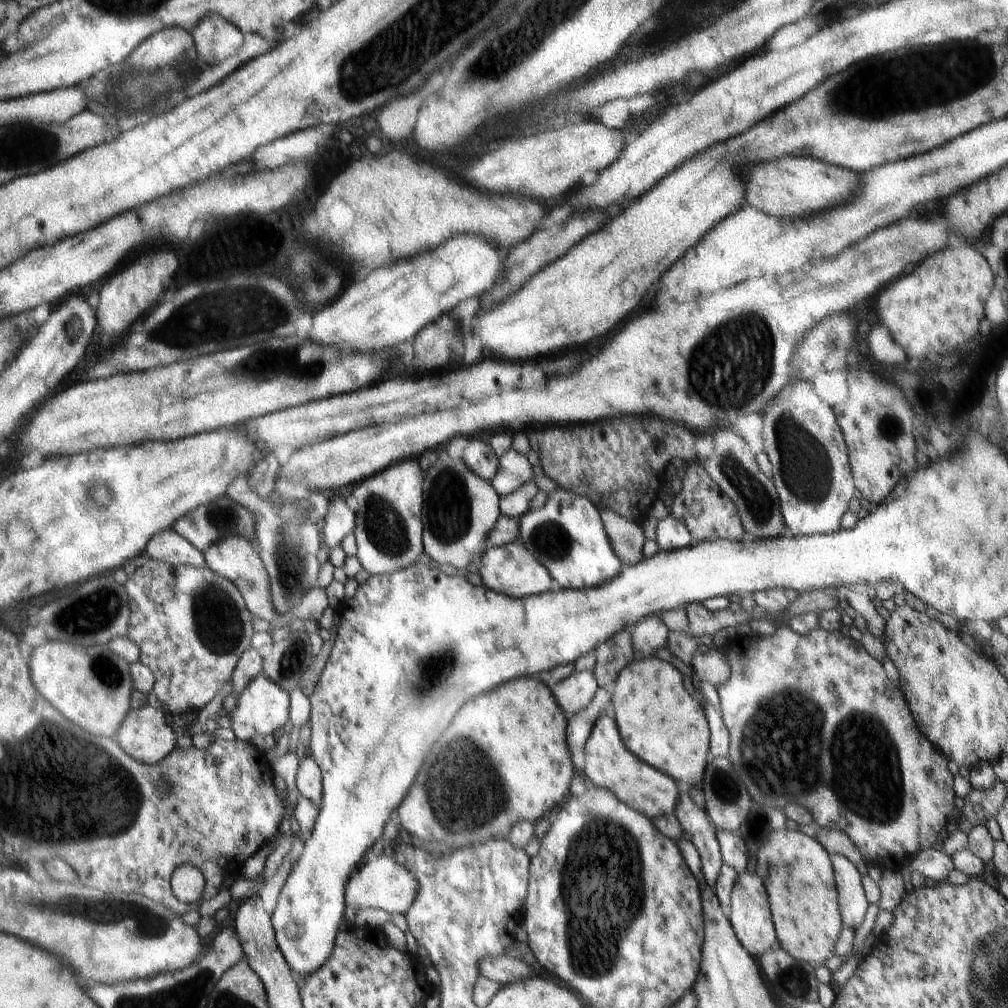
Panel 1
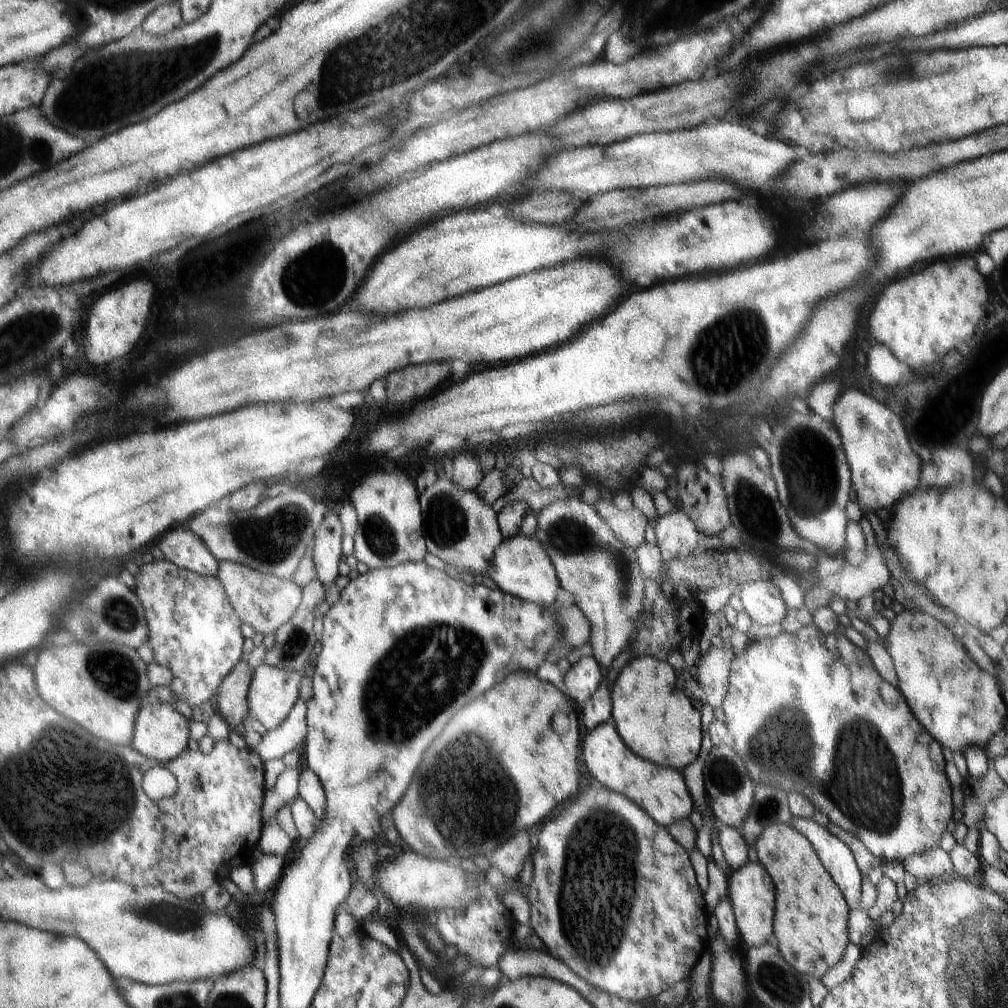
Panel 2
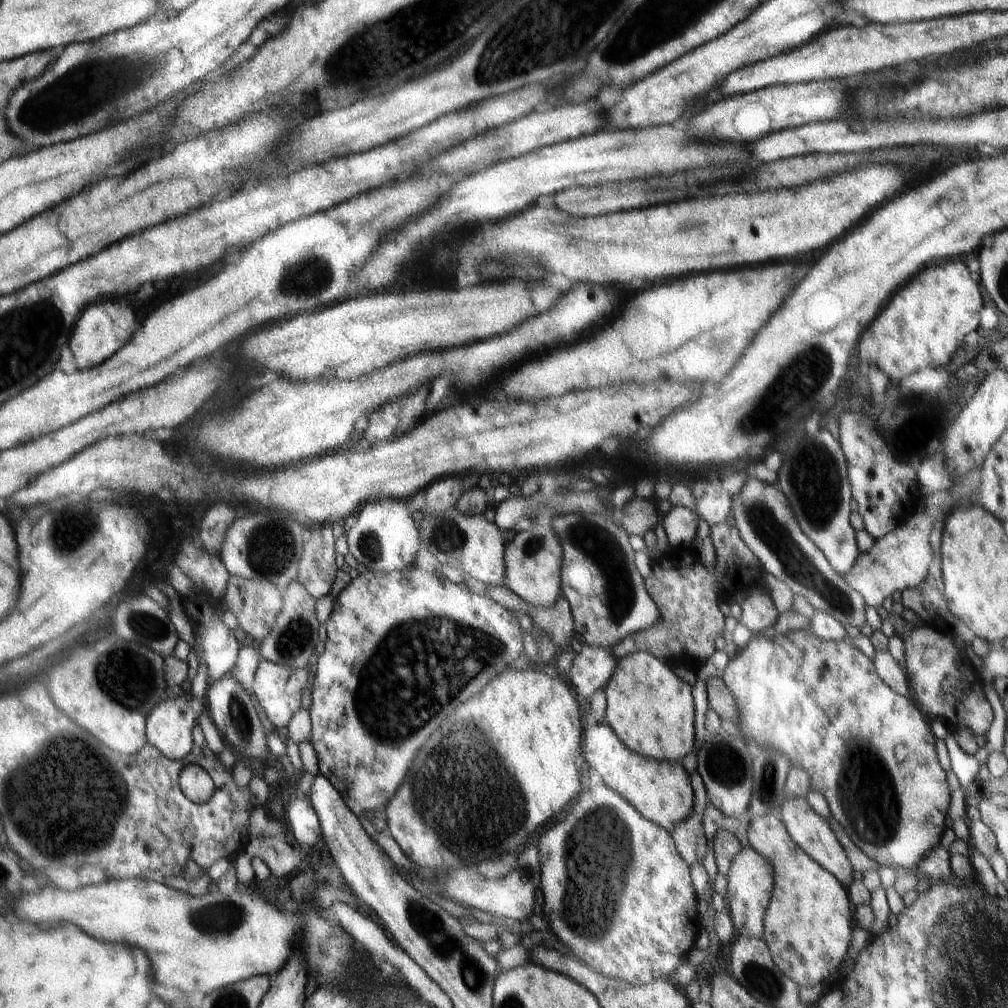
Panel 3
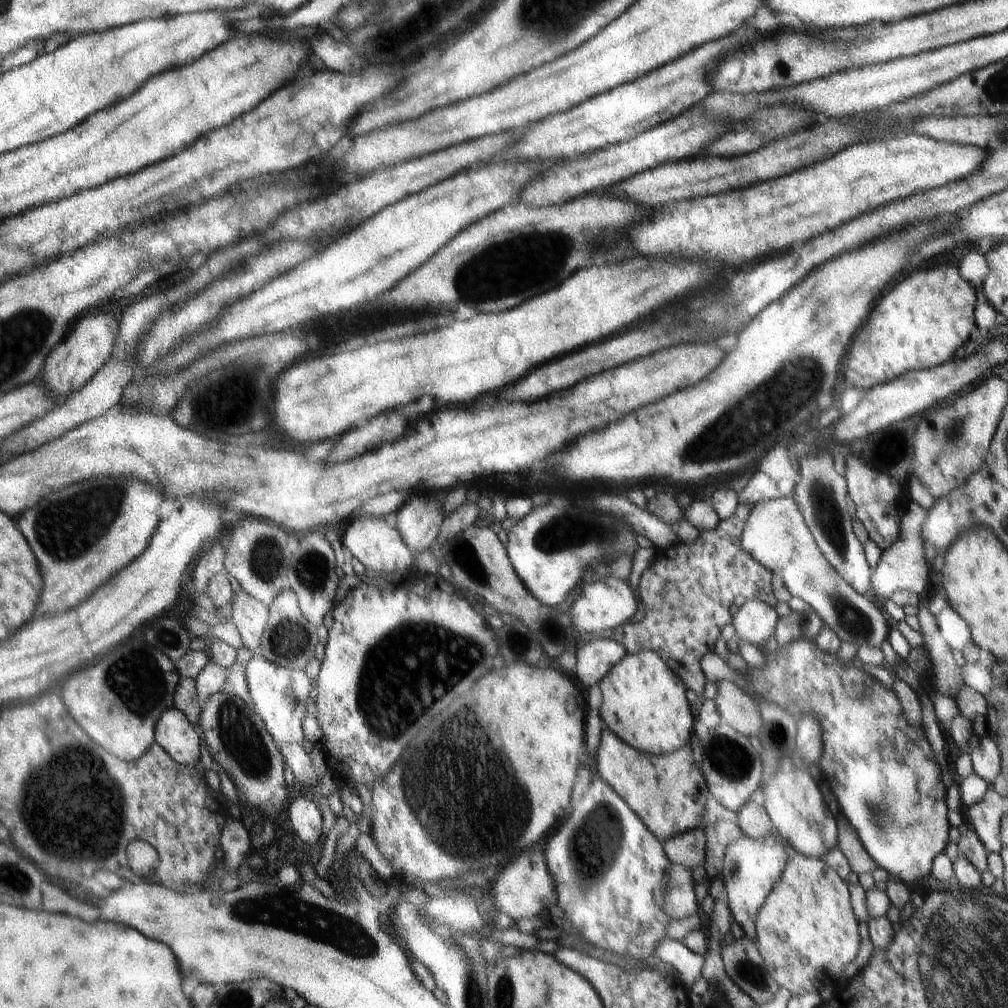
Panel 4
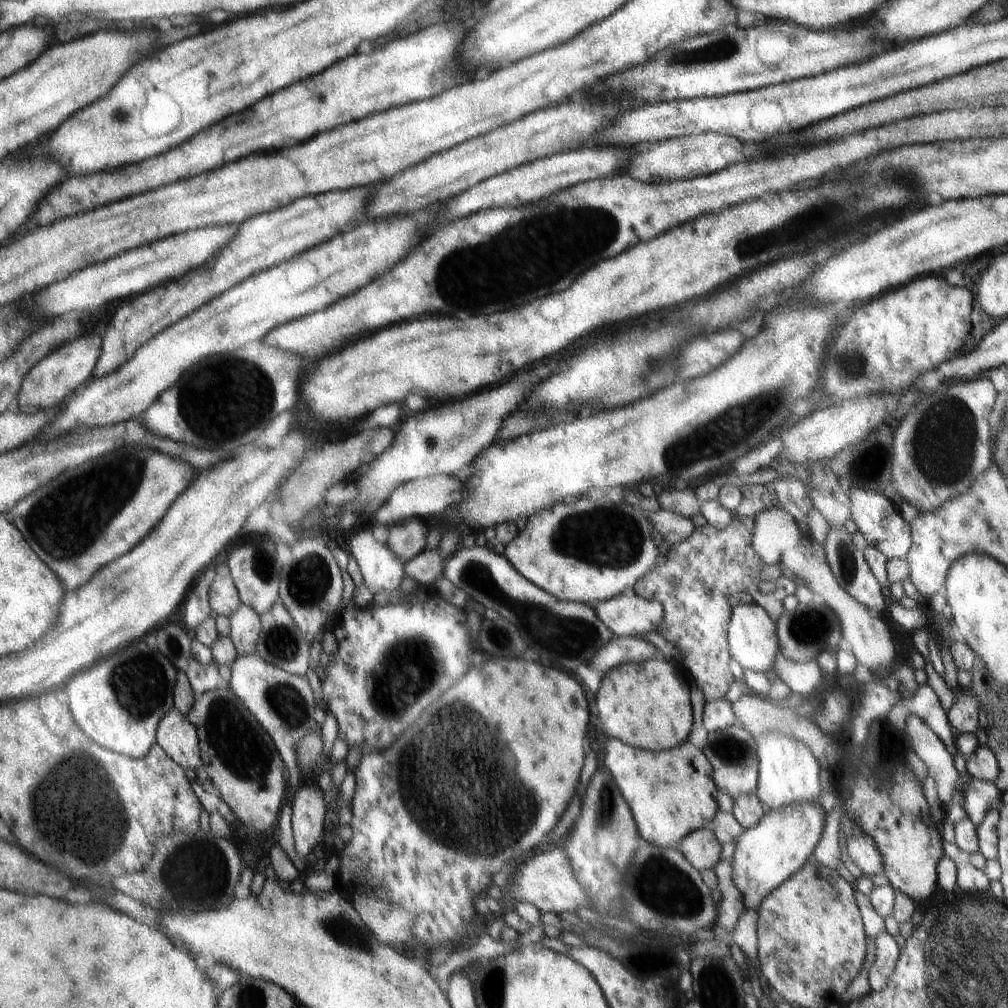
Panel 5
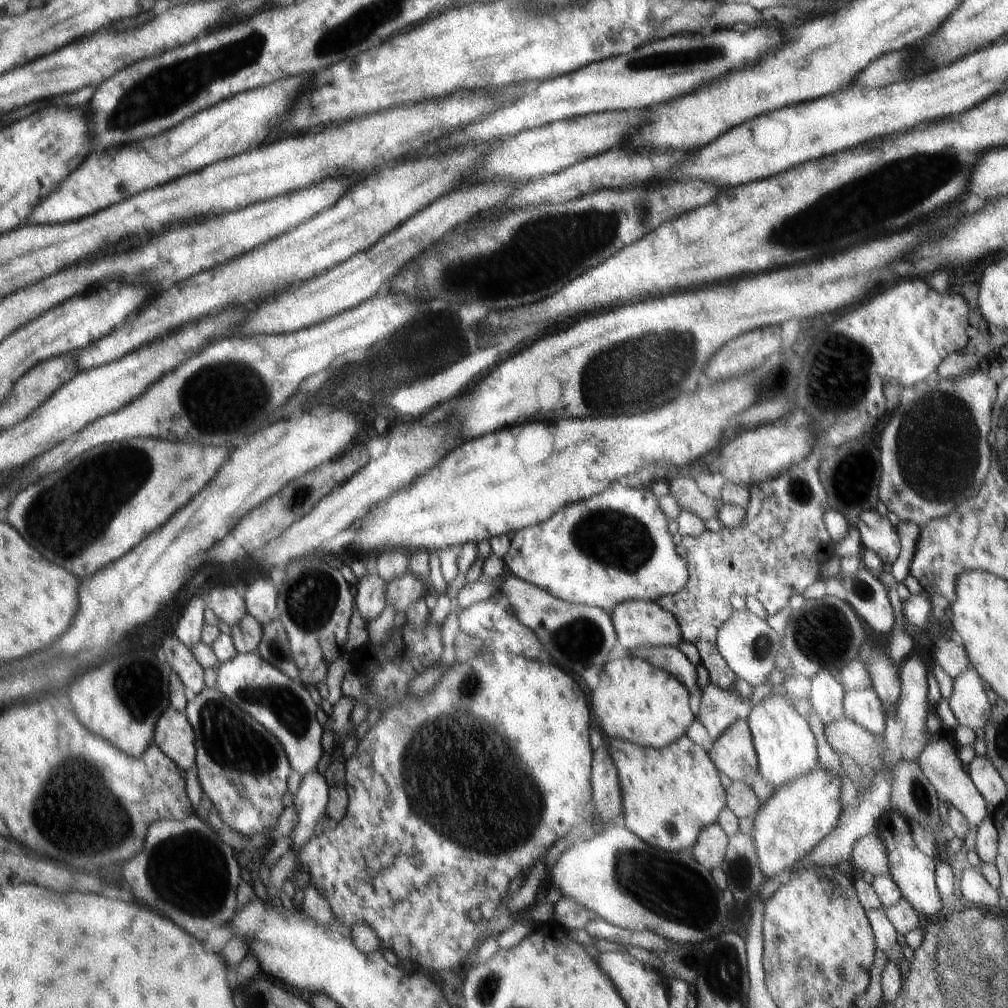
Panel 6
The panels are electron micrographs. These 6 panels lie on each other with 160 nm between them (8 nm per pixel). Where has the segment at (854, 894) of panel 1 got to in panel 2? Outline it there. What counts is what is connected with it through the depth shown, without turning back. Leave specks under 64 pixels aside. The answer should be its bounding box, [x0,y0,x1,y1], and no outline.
[790,816,862,909]

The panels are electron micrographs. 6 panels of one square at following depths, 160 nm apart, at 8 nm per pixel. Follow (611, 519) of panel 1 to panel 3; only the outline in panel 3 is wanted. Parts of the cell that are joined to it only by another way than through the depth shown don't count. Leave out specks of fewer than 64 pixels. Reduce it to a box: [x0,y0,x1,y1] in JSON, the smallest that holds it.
[616,496,659,537]

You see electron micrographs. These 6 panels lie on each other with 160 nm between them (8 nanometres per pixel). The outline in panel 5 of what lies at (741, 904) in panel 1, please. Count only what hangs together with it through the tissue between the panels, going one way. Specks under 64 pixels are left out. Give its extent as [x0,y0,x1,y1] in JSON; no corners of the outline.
[732,802,826,908]

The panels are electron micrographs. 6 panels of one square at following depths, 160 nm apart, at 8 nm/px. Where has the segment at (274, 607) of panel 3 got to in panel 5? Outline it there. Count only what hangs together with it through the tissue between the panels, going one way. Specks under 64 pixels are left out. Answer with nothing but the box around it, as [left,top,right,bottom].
[229,604,262,655]

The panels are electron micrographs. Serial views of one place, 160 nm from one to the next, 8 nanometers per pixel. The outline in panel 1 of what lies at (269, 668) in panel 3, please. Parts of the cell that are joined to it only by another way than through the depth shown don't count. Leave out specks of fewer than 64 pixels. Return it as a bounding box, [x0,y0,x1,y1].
[231,672,289,741]

